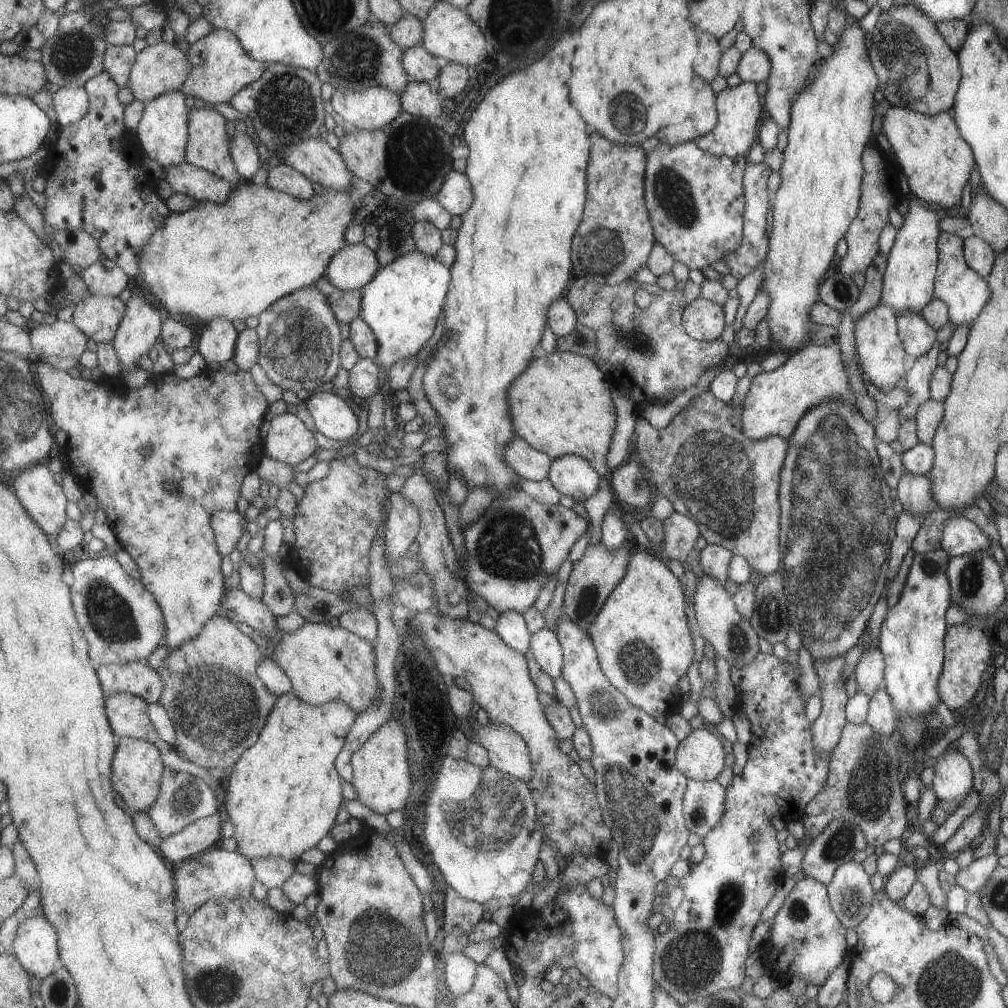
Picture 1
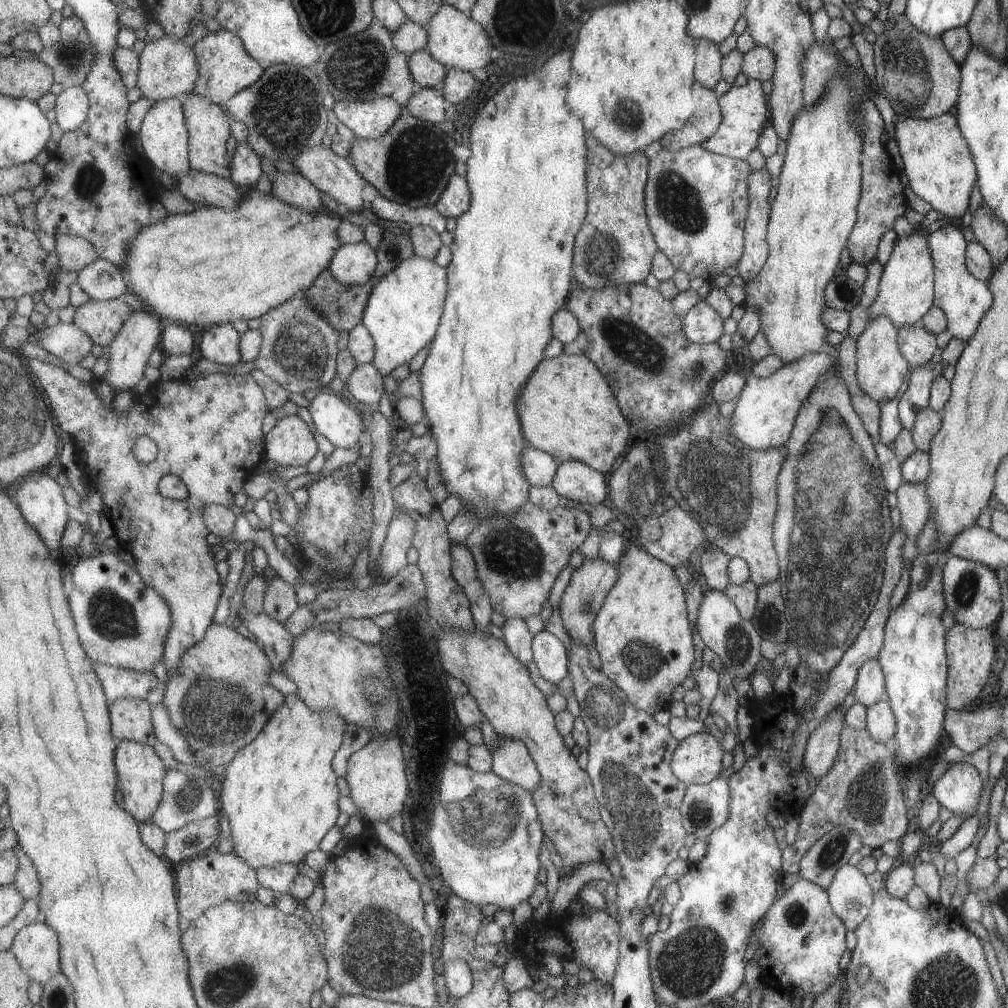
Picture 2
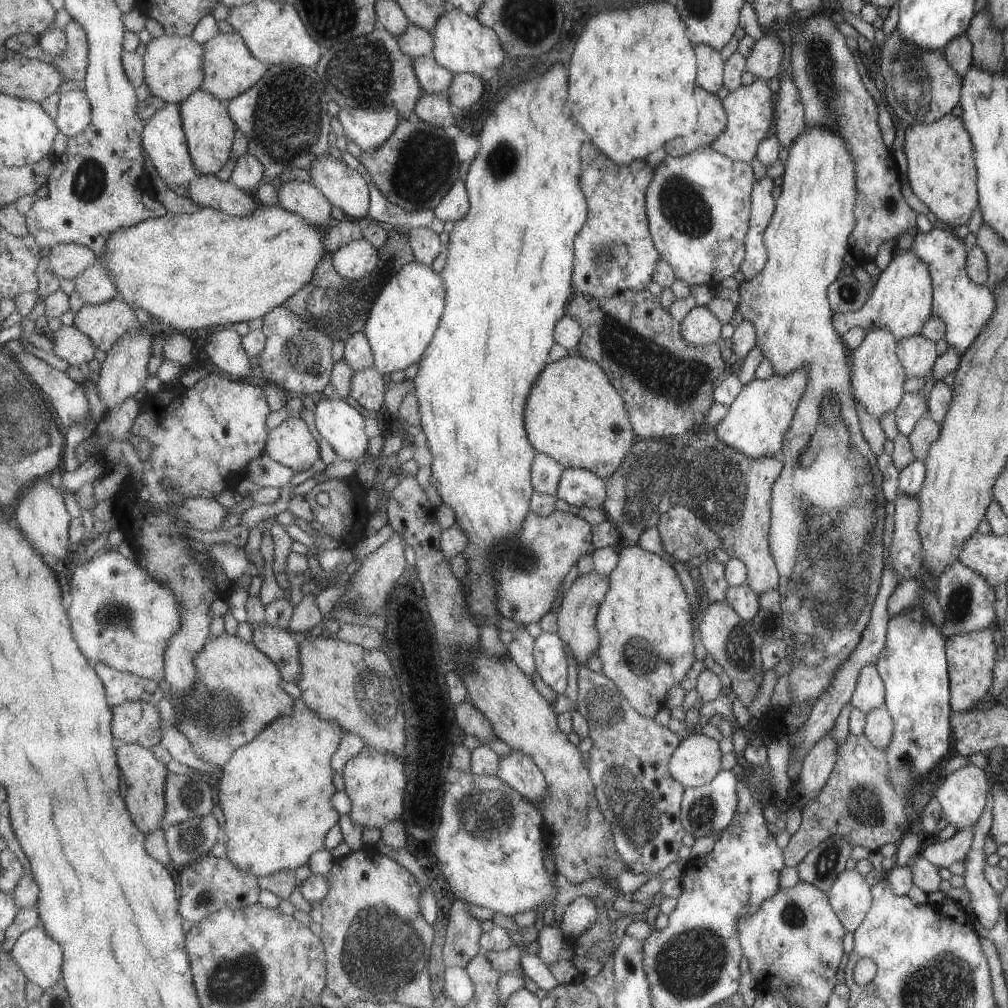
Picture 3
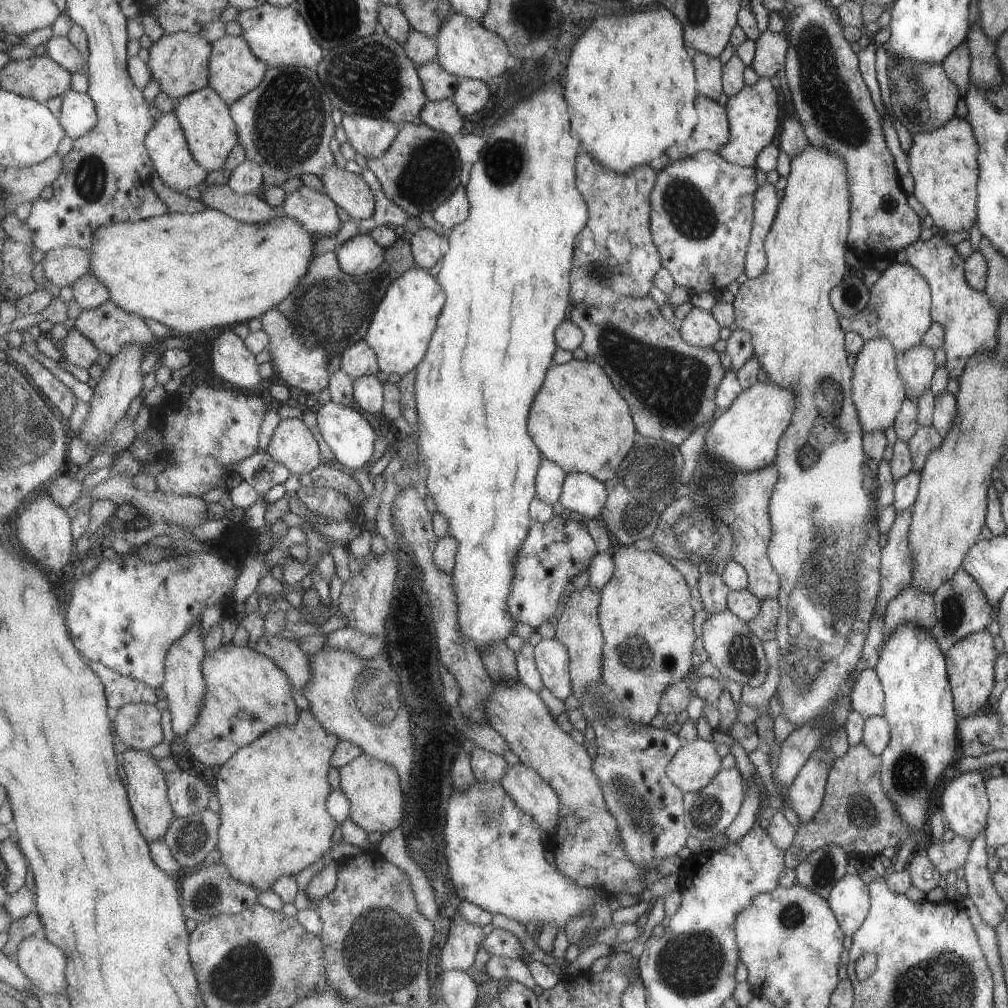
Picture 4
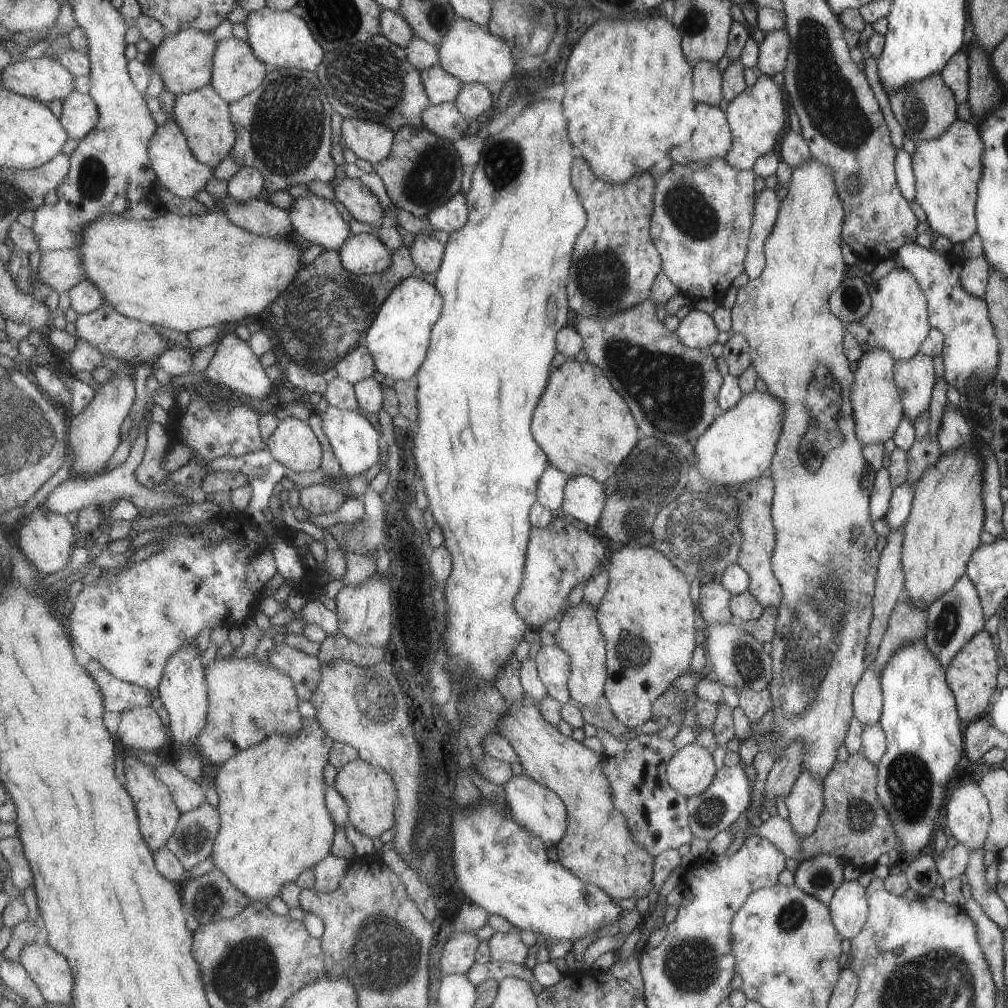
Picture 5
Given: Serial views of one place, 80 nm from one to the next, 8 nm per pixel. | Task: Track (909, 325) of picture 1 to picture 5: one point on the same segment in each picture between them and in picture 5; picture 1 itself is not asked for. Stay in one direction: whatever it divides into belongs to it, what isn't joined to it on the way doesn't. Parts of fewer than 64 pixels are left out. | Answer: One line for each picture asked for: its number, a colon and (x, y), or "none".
2: (917, 345)
3: (917, 354)
4: (916, 367)
5: (914, 378)

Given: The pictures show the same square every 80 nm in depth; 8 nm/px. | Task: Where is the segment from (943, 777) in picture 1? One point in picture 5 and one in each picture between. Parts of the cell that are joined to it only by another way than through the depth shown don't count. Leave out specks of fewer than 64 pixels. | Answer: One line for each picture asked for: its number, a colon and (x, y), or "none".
2: (957, 789)
3: (961, 794)
4: (964, 802)
5: (967, 813)

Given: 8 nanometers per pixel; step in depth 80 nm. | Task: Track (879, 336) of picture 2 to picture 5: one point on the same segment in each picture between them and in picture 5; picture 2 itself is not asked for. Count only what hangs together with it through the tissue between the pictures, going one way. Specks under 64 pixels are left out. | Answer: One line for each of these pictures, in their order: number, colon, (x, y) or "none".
3: (877, 375)
4: (878, 391)
5: (877, 407)

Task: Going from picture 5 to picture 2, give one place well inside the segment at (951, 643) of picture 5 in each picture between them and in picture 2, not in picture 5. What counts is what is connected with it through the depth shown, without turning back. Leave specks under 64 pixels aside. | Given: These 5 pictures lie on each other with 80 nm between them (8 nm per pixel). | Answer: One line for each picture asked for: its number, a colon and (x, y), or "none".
2: (971, 591)
3: (964, 596)
4: (961, 608)

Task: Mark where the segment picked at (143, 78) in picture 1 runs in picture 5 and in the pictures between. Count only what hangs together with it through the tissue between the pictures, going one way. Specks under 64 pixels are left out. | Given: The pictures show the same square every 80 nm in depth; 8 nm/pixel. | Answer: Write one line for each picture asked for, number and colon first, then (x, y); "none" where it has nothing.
2: (168, 68)
3: (174, 69)
4: (179, 62)
5: (185, 59)

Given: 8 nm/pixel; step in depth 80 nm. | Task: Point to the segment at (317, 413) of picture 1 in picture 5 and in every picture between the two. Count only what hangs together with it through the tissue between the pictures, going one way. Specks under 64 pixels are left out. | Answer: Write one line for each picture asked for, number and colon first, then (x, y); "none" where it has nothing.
2: (339, 422)
3: (344, 427)
4: (348, 432)
5: (355, 441)

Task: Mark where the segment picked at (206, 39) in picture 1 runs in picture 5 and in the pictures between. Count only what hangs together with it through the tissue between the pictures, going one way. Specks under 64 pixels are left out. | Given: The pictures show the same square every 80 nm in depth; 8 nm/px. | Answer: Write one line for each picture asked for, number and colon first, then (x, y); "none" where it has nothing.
2: (226, 68)
3: (231, 69)
4: (235, 70)
5: (237, 72)

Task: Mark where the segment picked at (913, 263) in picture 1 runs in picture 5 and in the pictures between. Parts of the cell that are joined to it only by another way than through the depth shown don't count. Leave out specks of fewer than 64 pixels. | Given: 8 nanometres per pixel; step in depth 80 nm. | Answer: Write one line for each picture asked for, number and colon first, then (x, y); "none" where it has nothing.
2: (905, 293)
3: (901, 300)
4: (898, 308)
5: (897, 320)

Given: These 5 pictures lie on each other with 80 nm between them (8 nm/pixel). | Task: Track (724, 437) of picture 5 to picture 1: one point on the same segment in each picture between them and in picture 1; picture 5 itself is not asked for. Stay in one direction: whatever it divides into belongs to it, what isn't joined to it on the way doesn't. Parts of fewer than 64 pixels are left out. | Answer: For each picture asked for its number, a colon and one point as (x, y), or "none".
1: (776, 400)
2: (766, 408)
3: (754, 425)
4: (746, 433)

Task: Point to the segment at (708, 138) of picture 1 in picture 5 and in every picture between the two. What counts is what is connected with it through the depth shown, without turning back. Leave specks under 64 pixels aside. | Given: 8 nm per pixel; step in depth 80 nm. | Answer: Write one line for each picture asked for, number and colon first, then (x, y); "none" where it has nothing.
2: (743, 108)
3: (749, 109)
4: (752, 112)
5: (755, 115)

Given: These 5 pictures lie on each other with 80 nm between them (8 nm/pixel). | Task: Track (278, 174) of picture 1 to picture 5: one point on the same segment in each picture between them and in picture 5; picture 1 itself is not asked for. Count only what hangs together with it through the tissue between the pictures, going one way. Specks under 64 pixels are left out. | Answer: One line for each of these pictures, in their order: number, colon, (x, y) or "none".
2: (295, 188)
3: (304, 197)
4: (318, 212)
5: (316, 220)

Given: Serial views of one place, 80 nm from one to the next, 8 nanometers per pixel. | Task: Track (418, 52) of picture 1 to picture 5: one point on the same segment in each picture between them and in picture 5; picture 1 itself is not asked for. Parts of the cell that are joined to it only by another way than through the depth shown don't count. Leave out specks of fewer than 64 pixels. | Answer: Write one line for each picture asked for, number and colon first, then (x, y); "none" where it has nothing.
2: (427, 71)
3: (435, 78)
4: (439, 84)
5: (442, 87)

